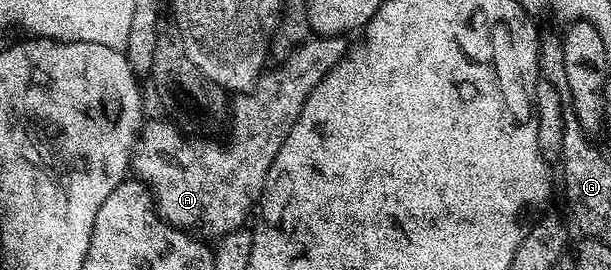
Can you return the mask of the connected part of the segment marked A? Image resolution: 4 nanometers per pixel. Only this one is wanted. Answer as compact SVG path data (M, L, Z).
M316 36L314 39L309 39L303 45L300 45L294 53L290 54L286 58L285 63L281 63L277 69L268 68L266 72L260 76L259 80L255 82L254 86L248 88L246 91L240 92L239 97L234 98L233 105L235 105L239 110L235 113L235 118L231 121L231 138L228 139L224 145L218 145L215 141L190 141L189 138L183 137L183 133L175 125L170 125L167 121L151 121L148 120L144 124L141 130L141 139L136 140L134 147L131 148L131 167L130 172L133 174L134 180L143 182L148 189L151 190L151 196L153 198L153 204L162 220L166 224L171 225L176 231L182 231L185 233L190 233L200 239L211 239L207 237L212 237L212 239L218 239L223 237L227 233L233 232L233 230L240 228L244 224L243 221L247 216L252 216L253 210L262 202L264 192L269 184L269 178L271 176L271 164L275 162L275 156L277 151L281 151L283 146L283 141L289 135L291 126L293 124L293 119L298 117L299 112L303 110L303 104L307 101L308 93L312 93L317 87L321 78L331 70L332 67L339 64L344 53L347 52L349 48L349 42L346 36L342 37L320 37Z

